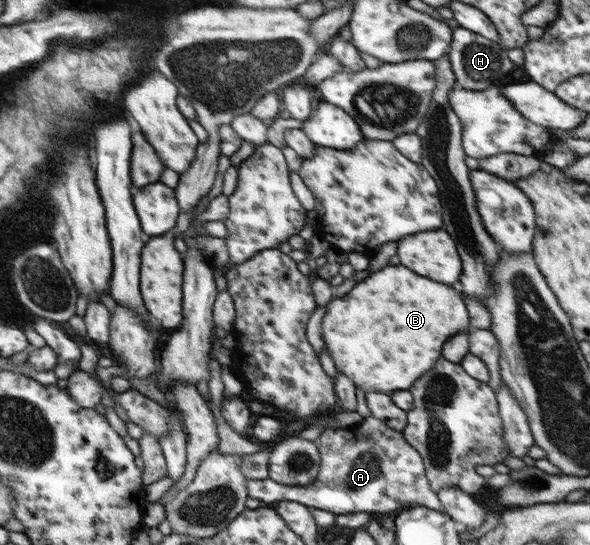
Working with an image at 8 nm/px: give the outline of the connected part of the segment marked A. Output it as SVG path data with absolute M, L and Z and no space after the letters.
M373 416L365 417L359 425L355 425L353 427L353 431L349 431L349 435L351 437L347 437L347 431L345 428L327 428L321 435L313 442L317 444L317 449L319 450L319 456L321 456L321 463L319 463L318 475L315 480L311 483L299 486L299 485L285 485L281 482L276 482L274 479L248 479L248 489L249 496L253 499L258 499L260 502L264 502L265 504L275 504L276 502L282 501L295 501L300 505L306 506L311 509L321 509L323 511L329 511L329 513L333 513L334 515L347 515L352 513L378 513L383 515L397 515L399 512L403 510L407 510L408 508L415 507L428 507L428 509L441 510L442 513L447 515L446 511L444 511L444 506L441 504L440 498L433 493L433 489L431 489L431 484L429 484L427 470L423 469L423 458L420 456L420 453L412 446L412 444L404 437L402 432L399 432L393 429L391 426L385 425L384 421L380 419L374 418Z

